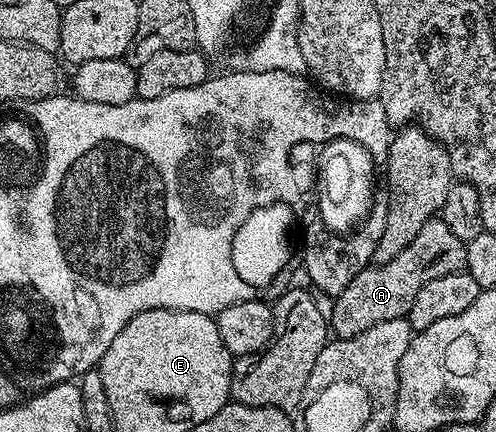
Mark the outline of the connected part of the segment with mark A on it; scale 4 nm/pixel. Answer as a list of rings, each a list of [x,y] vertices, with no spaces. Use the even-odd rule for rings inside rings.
[[[439,215],[431,218],[429,223],[425,223],[425,227],[421,227],[421,232],[413,238],[413,243],[409,243],[409,247],[405,247],[405,251],[400,251],[398,255],[393,255],[393,259],[372,263],[366,269],[361,270],[357,275],[357,279],[353,279],[353,283],[349,283],[349,287],[345,287],[345,291],[341,291],[341,295],[334,298],[335,305],[329,309],[329,329],[336,338],[340,337],[356,337],[361,335],[361,331],[365,331],[369,327],[373,327],[377,323],[385,323],[389,319],[397,319],[398,317],[406,317],[409,307],[413,307],[413,299],[419,292],[421,287],[425,287],[425,283],[430,283],[432,279],[439,278],[440,275],[453,275],[453,271],[461,271],[467,268],[467,246],[445,224]]]

